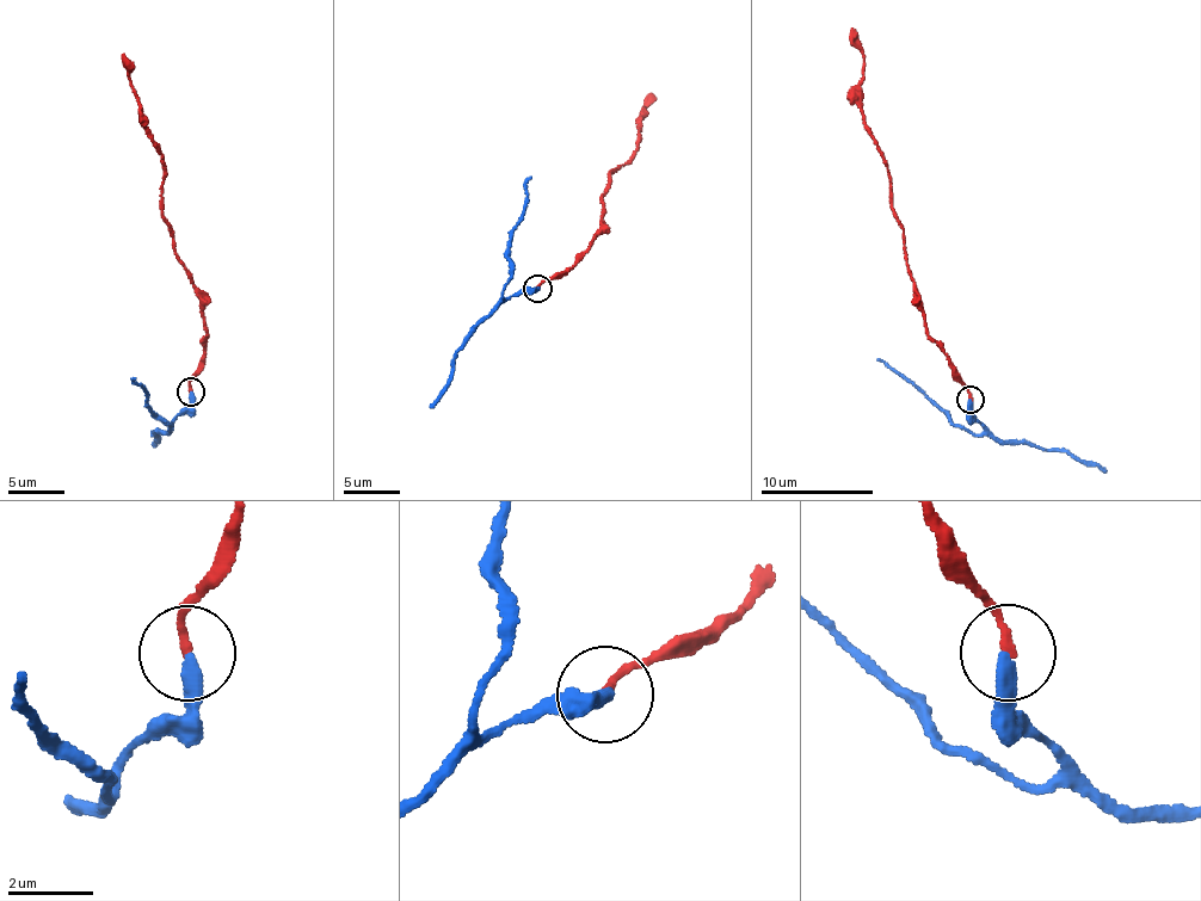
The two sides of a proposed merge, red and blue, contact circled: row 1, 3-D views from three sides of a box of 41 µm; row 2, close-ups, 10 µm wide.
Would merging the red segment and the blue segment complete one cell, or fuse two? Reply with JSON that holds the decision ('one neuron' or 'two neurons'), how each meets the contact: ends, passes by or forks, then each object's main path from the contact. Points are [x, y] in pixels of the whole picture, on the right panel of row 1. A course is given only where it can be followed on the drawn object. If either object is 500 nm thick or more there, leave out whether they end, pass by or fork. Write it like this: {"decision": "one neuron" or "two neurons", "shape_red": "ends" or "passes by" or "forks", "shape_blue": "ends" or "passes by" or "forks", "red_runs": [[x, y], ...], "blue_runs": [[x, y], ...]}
{"decision": "one neuron", "shape_red": "ends", "shape_blue": "ends", "red_runs": [[971, 400], [948, 352], [931, 337], [904, 251], [885, 156], [861, 100], [863, 60], [851, 28]], "blue_runs": [[971, 400], [971, 412], [984, 430], [973, 434], [953, 426], [948, 417], [910, 381], [878, 359]]}

